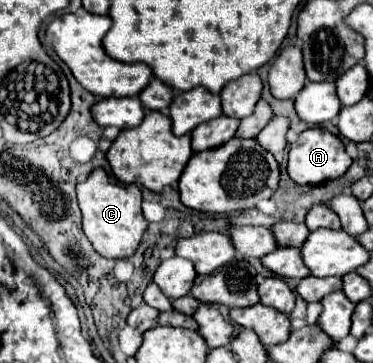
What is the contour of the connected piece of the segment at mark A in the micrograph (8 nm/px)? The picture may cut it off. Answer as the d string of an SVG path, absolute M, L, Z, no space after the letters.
M310 127L298 135L298 141L290 145L288 153L288 177L296 185L320 185L328 179L336 179L348 171L352 165L350 155L344 149L344 143L326 129Z

